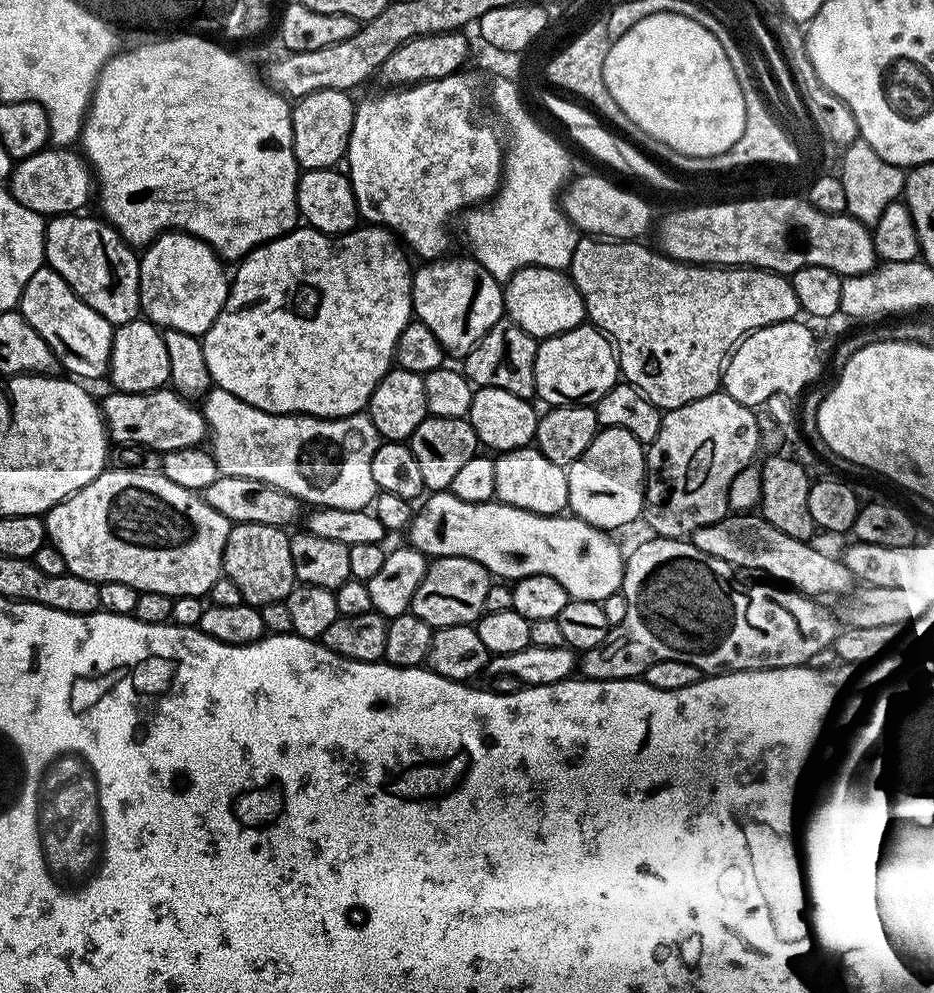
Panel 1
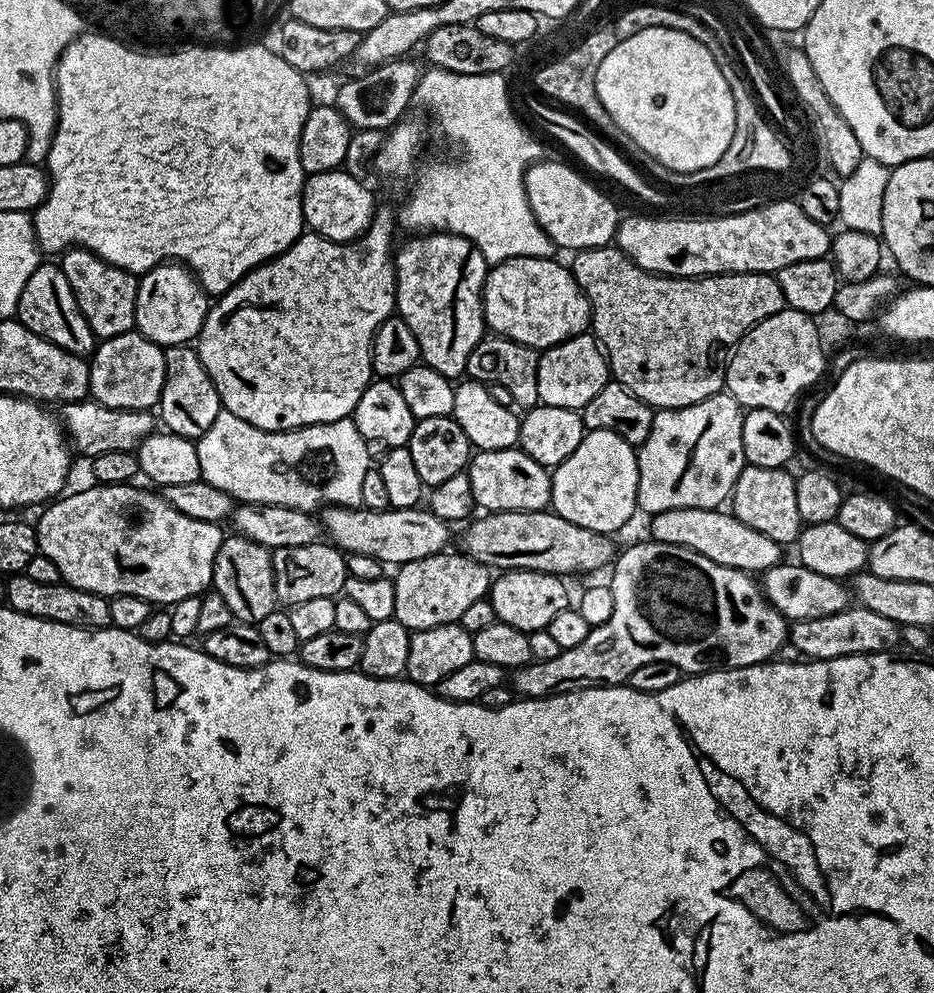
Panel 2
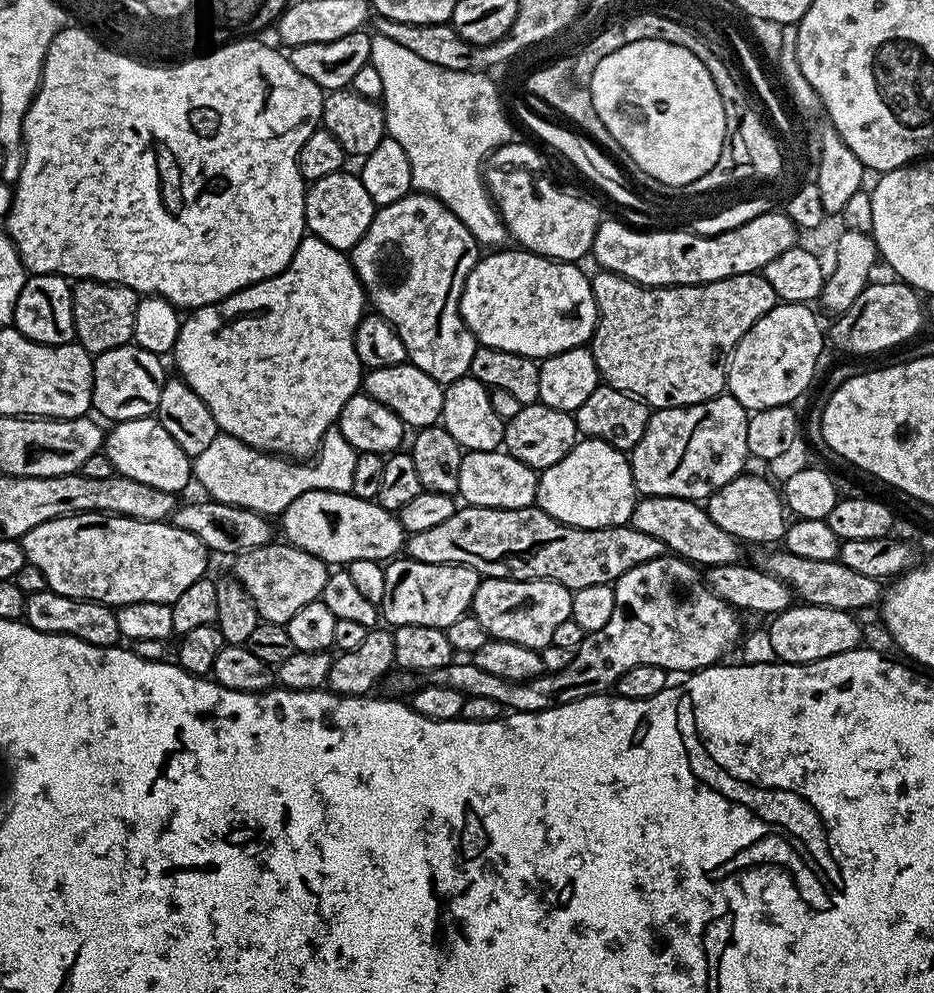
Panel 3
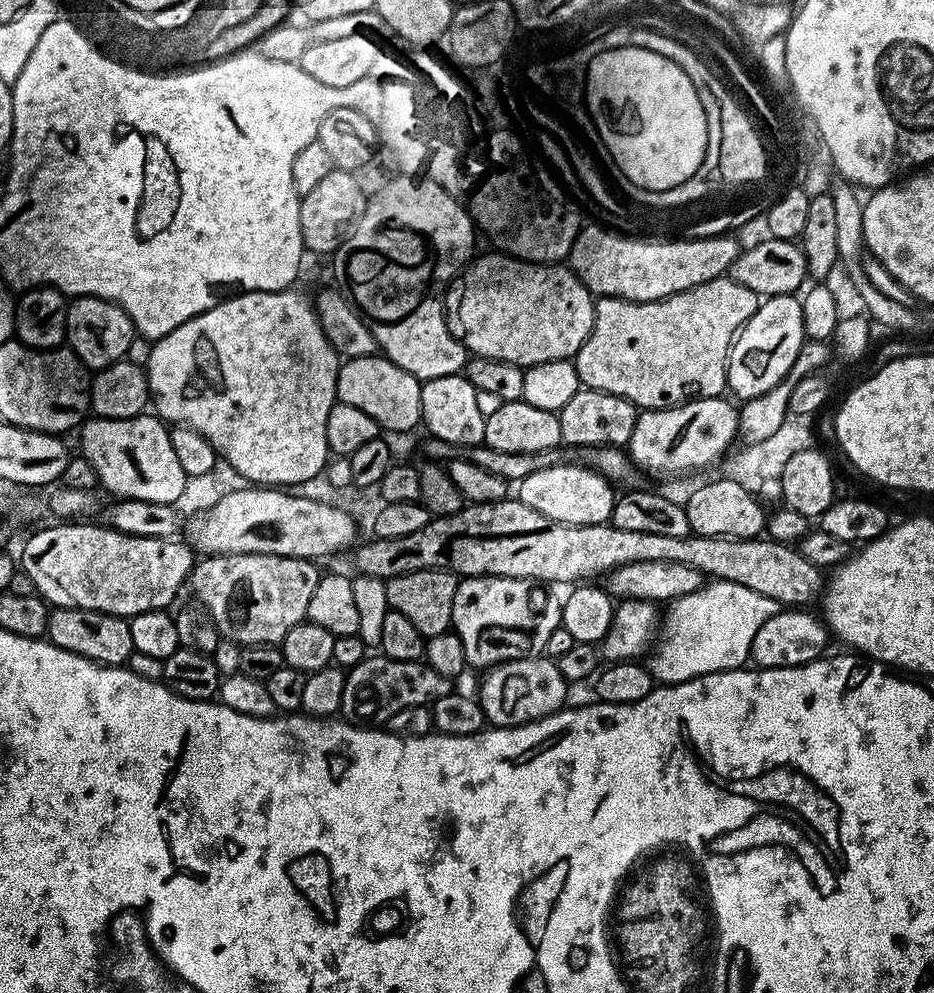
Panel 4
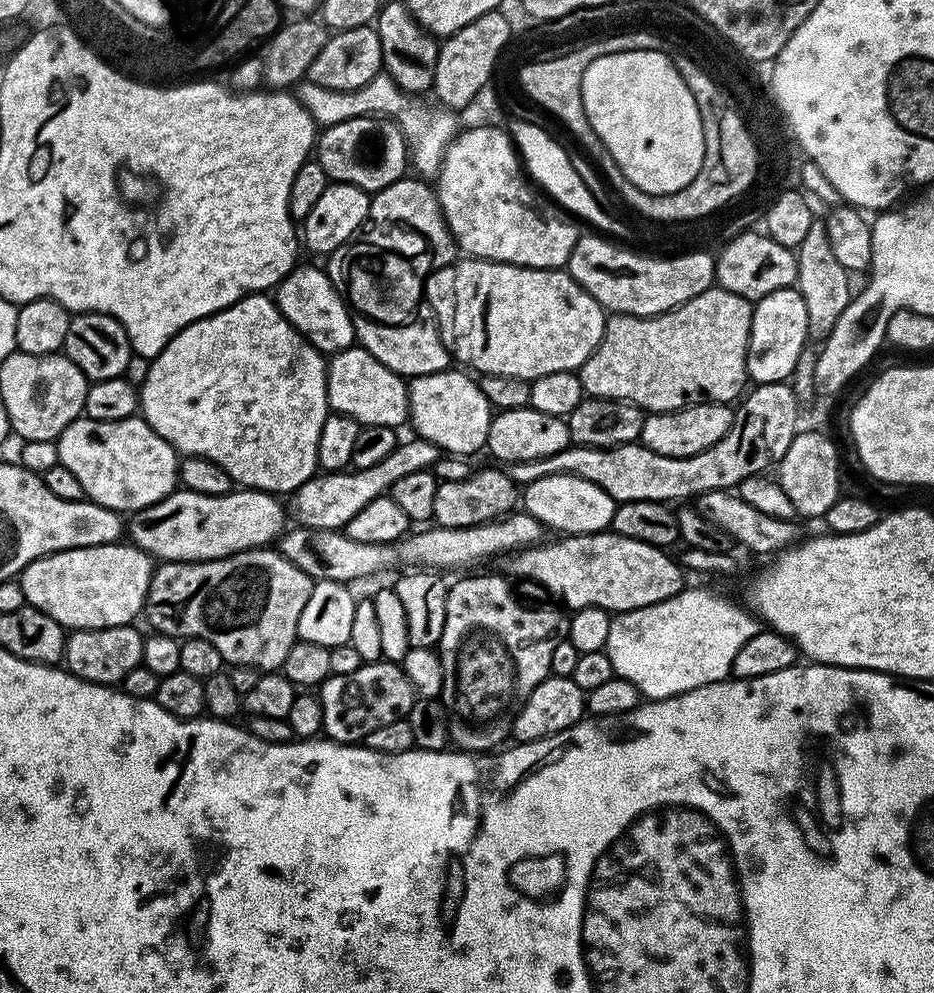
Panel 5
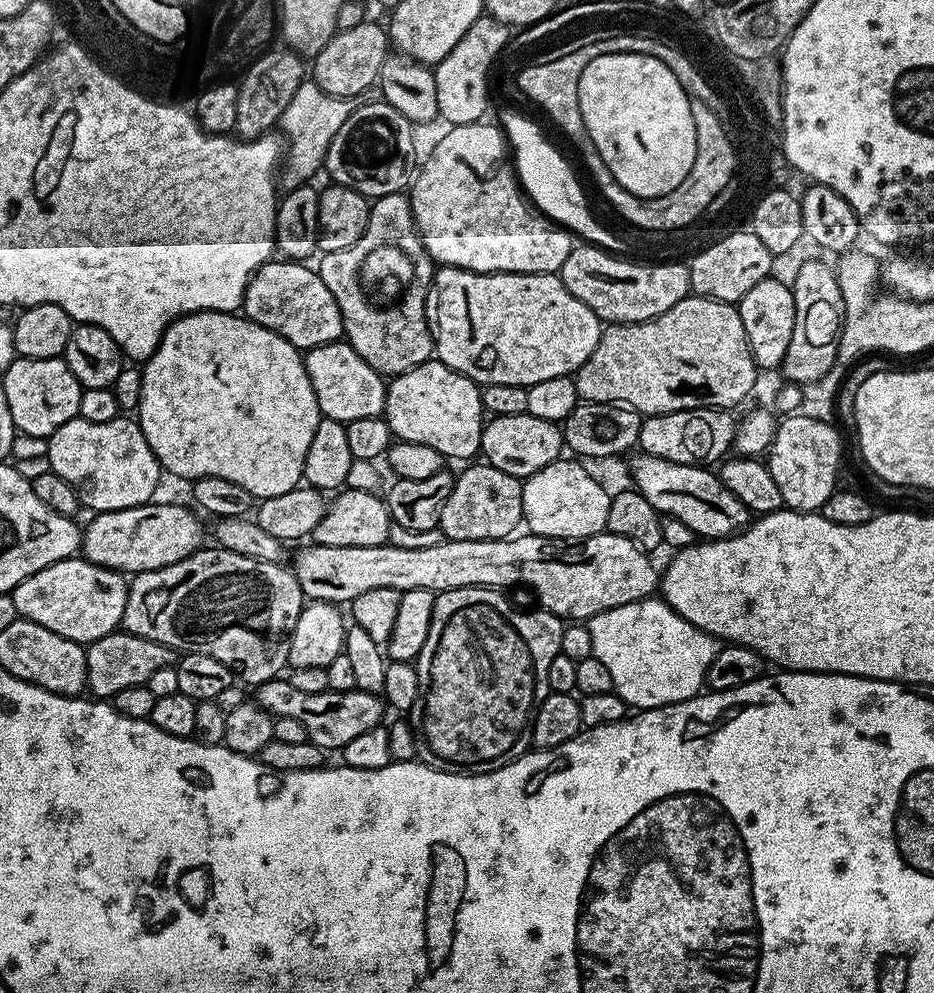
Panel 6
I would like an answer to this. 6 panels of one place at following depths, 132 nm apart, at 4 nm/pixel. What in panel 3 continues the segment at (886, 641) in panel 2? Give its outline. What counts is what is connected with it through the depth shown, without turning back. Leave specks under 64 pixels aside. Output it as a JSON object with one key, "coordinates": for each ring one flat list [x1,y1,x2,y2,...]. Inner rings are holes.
{"coordinates":[[803,602,778,612,771,617,768,628,768,644,777,661,786,664,809,664,834,654,849,652,861,647,860,624,852,612,834,610,826,606,814,606]]}

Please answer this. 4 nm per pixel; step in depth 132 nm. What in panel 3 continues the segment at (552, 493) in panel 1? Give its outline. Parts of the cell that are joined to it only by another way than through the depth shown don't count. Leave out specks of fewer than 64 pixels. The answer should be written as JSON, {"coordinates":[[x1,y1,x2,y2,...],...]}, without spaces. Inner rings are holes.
{"coordinates":[[507,450,465,451,458,470,458,496,465,505,474,508,530,508,536,504,537,479,537,469,526,466,526,462,514,458]]}

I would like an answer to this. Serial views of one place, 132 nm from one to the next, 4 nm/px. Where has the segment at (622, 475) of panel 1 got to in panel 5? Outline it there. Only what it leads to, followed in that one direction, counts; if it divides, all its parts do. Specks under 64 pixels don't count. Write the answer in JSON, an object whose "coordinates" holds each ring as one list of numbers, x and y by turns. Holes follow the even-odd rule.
{"coordinates":[[568,474,538,478,538,482,530,482,522,492,523,511,531,514,545,529,557,528,560,534,605,531,614,518,616,505,610,494,594,482]]}

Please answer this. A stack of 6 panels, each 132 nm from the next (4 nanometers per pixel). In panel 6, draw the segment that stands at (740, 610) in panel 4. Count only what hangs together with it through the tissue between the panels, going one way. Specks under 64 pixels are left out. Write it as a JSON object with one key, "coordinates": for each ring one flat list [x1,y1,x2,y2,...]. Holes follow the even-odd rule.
{"coordinates":[[649,598,647,600,639,600,638,602,626,602,626,606,614,606,610,610,602,610,602,614,594,614,586,623,590,630,590,638,594,641,592,655,598,658,598,662,602,662,606,666,606,670,610,670,612,691,617,692,623,700,627,702,629,709,632,710,661,708,667,704,681,704,682,702,693,700,696,696,701,695,706,688,704,682,706,670,710,670,710,662,714,662,714,658,721,650,721,645,715,636,712,636,709,632,698,630,690,622,686,622,686,618,682,618,682,614,678,614,662,598]]}

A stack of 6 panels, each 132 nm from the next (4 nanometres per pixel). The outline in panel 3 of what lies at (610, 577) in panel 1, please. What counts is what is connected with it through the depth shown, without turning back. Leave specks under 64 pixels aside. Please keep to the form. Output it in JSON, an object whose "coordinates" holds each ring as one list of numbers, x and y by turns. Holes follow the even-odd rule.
{"coordinates":[[310,490,294,498,290,506,279,517,278,524,284,527,283,539,295,548,306,550,323,560,329,566,347,566,359,560,391,561,399,557,406,548,406,533,397,513,386,511,376,500,363,500,351,492,331,492,330,490]]}

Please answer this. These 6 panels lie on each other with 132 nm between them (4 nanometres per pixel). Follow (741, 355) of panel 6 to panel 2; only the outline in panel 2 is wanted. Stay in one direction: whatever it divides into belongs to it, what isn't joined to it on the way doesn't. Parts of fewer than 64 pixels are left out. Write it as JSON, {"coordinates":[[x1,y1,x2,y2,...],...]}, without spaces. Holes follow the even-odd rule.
{"coordinates":[[615,246,607,248,583,248,571,257,570,271,578,282,578,286,584,292,584,297,588,300,590,309,590,328,600,347,604,349,604,355,608,362,611,375,615,383,626,386,626,390,633,392,642,402,646,402,653,410,661,408,685,408,691,404,702,402,706,398,716,395,725,387,724,369,728,362,728,357,736,343,752,329,758,322,778,314,785,308,782,286,778,286,775,275,767,272,725,272,723,276,694,276,685,278,683,276,657,276,651,272,642,271,636,263,624,252]]}

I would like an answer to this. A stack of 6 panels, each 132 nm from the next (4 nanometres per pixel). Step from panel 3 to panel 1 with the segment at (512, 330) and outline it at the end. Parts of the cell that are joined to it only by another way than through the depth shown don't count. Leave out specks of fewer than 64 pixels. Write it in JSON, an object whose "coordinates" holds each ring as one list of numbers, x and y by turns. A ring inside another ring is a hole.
{"coordinates":[[523,268,503,285,504,310,507,319,522,326,526,334,543,338,574,330,585,323,584,299,572,283,571,275,558,268]]}

